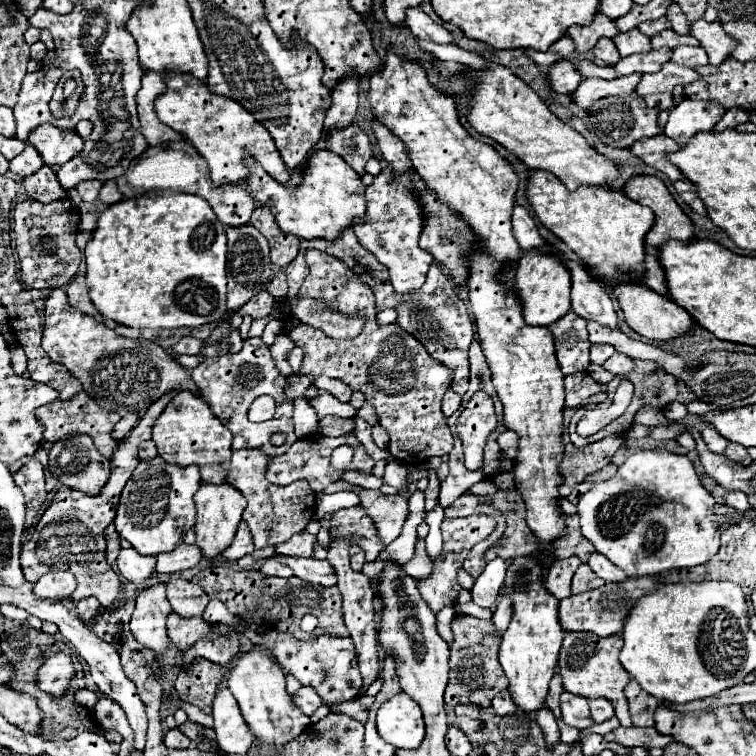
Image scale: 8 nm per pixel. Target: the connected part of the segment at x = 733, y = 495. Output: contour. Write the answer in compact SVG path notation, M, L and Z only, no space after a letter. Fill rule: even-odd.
M716 487L716 489L712 491L712 495L714 495L714 497L716 497L716 495L726 497L726 505L730 505L730 507L734 507L734 509L738 509L738 511L748 511L748 509L750 509L748 497L746 497L746 493L742 493L742 491L726 491L726 489L722 489L722 487Z

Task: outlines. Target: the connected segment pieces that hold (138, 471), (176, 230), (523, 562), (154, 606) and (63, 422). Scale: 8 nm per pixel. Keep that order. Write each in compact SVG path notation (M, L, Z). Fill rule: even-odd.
M160 457L150 463L140 463L126 483L118 509L114 527L122 539L126 539L140 555L158 555L164 551L174 551L186 531L190 531L196 523L196 507L194 495L200 487L200 471L198 467L178 467L166 465Z
M150 193L110 205L86 249L86 285L104 319L126 327L202 327L226 313L226 231L206 199L186 193Z
M516 557L508 567L504 595L514 603L514 615L500 645L500 663L508 677L510 697L514 705L526 713L544 707L548 685L554 675L560 645L564 639L562 627L558 627L558 599L550 595L542 585L542 567L536 557Z
M156 583L138 593L130 627L142 627L142 643L150 647L158 659L168 649L166 619L170 613L172 607L166 599L164 583Z
M80 391L76 393L72 399L68 401L56 401L56 405L44 405L44 407L38 407L38 411L34 411L36 419L42 423L44 427L44 441L56 441L56 439L62 439L64 435L72 435L72 433L88 433L92 439L94 439L94 445L96 449L106 457L110 459L114 449L118 447L118 441L112 439L112 429L114 425L120 421L120 415L118 413L110 413L102 407L98 407L88 395L86 391ZM56 435L56 437L54 437Z

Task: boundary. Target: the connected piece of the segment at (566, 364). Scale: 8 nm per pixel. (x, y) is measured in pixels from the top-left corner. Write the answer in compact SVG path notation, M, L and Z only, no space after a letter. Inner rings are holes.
M574 311L566 313L562 319L554 321L548 327L554 335L554 347L558 365L564 375L574 375L578 371L586 371L590 365L590 341L586 331L586 321Z

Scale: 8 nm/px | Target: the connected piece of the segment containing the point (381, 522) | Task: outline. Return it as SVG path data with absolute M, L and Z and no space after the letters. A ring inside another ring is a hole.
M338 480L330 484L323 491L316 494L317 498L323 494L332 494L338 491L354 491L362 499L362 507L368 511L368 515L374 519L378 527L378 535L384 545L390 545L402 531L402 525L408 517L408 499L406 497L388 497L382 491L370 491L360 489L350 483Z

